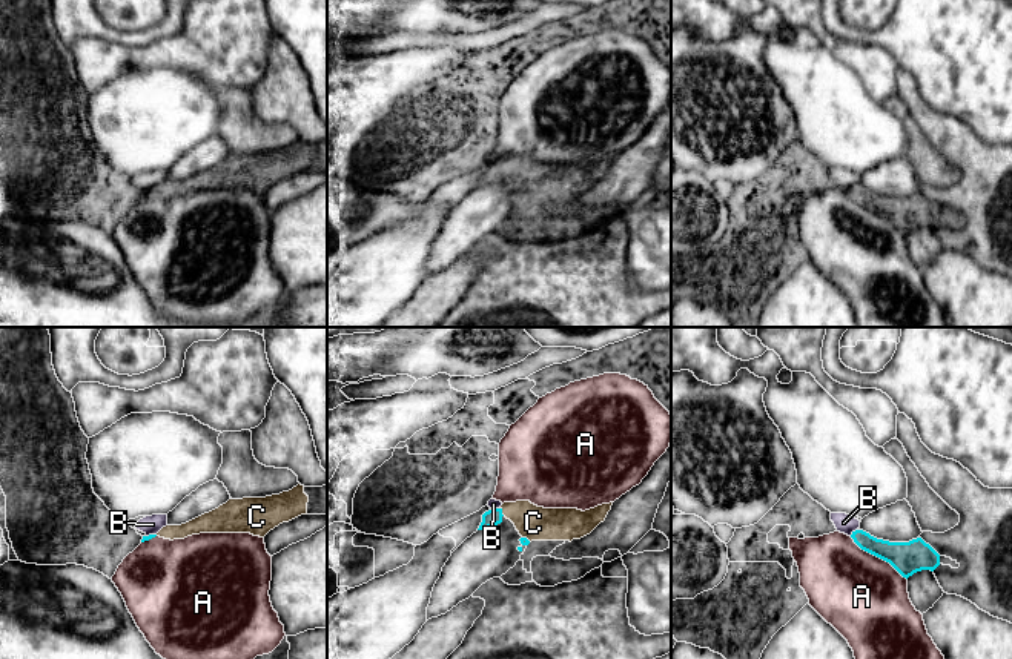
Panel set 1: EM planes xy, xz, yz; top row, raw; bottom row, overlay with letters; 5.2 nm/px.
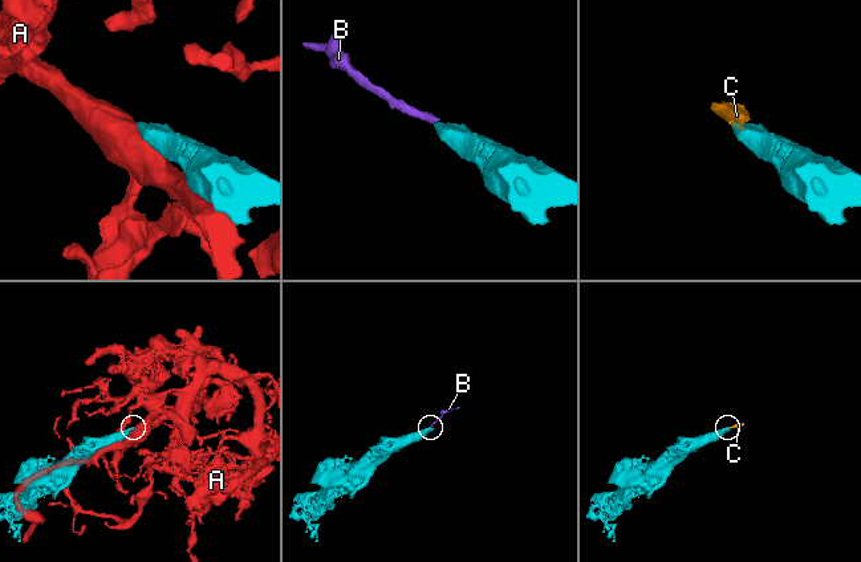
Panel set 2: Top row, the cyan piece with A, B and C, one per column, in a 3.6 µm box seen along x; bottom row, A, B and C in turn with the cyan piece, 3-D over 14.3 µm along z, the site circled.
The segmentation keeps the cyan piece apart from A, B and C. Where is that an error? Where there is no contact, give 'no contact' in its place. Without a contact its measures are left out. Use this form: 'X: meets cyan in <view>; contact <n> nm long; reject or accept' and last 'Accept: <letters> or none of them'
A: meets cyan in yz; contact 380 nm long; reject
B: meets cyan in yz; contact 60 nm long; reject
C: meets cyan in xz; contact 50 nm long; accept
Accept: C

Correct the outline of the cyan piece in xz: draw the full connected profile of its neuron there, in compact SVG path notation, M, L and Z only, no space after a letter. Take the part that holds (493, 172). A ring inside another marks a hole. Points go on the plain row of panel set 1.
M530 157L504 158L482 171L478 186L488 184L510 175L519 190L522 201L531 197L573 197L590 190L605 177L613 158L590 166L577 164L544 164Z

